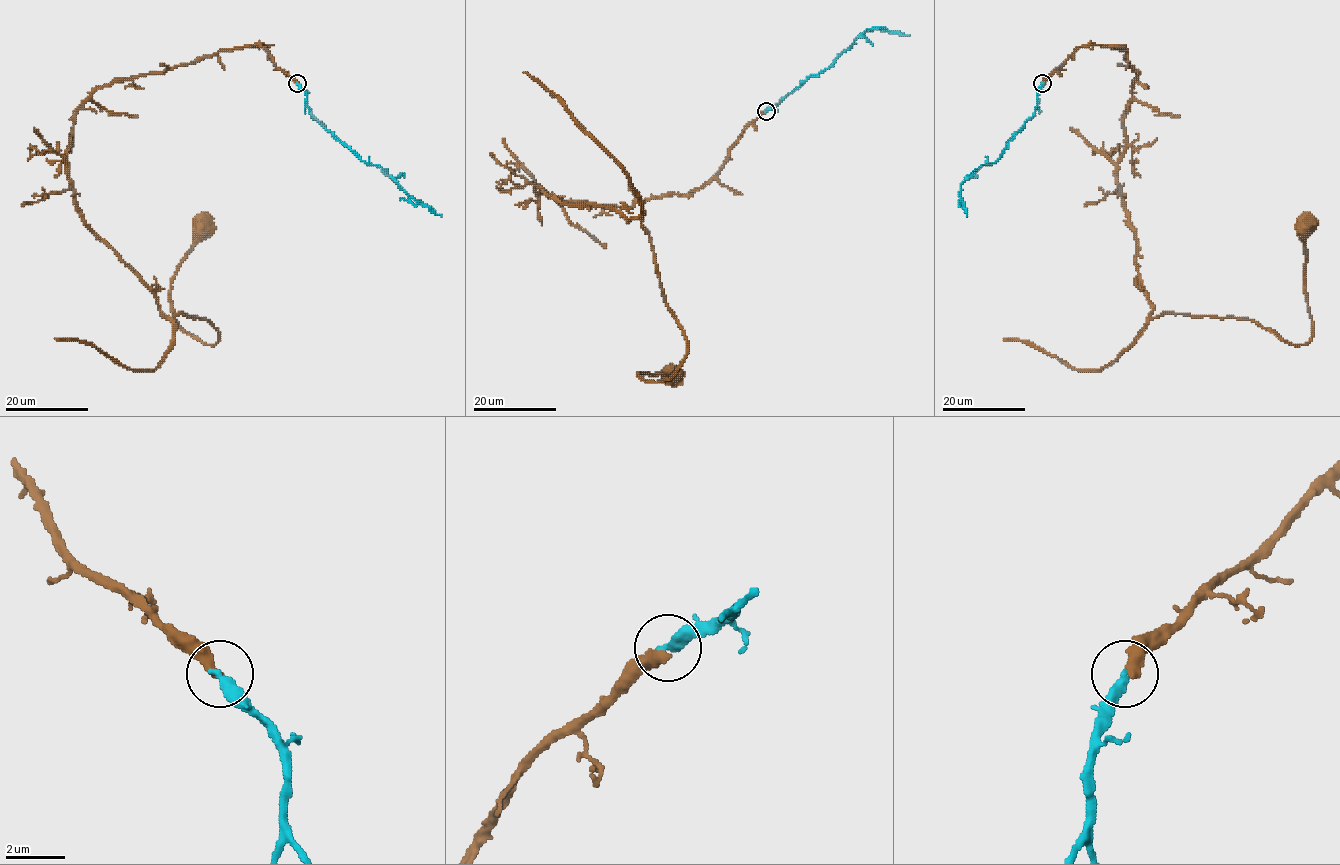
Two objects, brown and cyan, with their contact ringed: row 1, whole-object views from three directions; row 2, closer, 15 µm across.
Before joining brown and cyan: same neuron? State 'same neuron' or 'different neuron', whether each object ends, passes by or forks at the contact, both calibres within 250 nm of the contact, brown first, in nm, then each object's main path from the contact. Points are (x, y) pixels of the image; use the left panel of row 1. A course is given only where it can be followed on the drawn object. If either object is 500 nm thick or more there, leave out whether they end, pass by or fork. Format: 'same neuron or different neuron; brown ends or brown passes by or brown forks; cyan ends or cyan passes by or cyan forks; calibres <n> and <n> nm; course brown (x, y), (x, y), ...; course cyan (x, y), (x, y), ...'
same neuron; brown ends; cyan ends; calibres 440 and 400 nm; course brown (297, 83), (242, 46), (114, 79), (75, 116), (81, 219), (213, 345), (171, 301), (203, 226); course cyan (297, 83), (305, 93), (310, 115), (364, 162), (376, 164), (410, 196), (441, 216)

